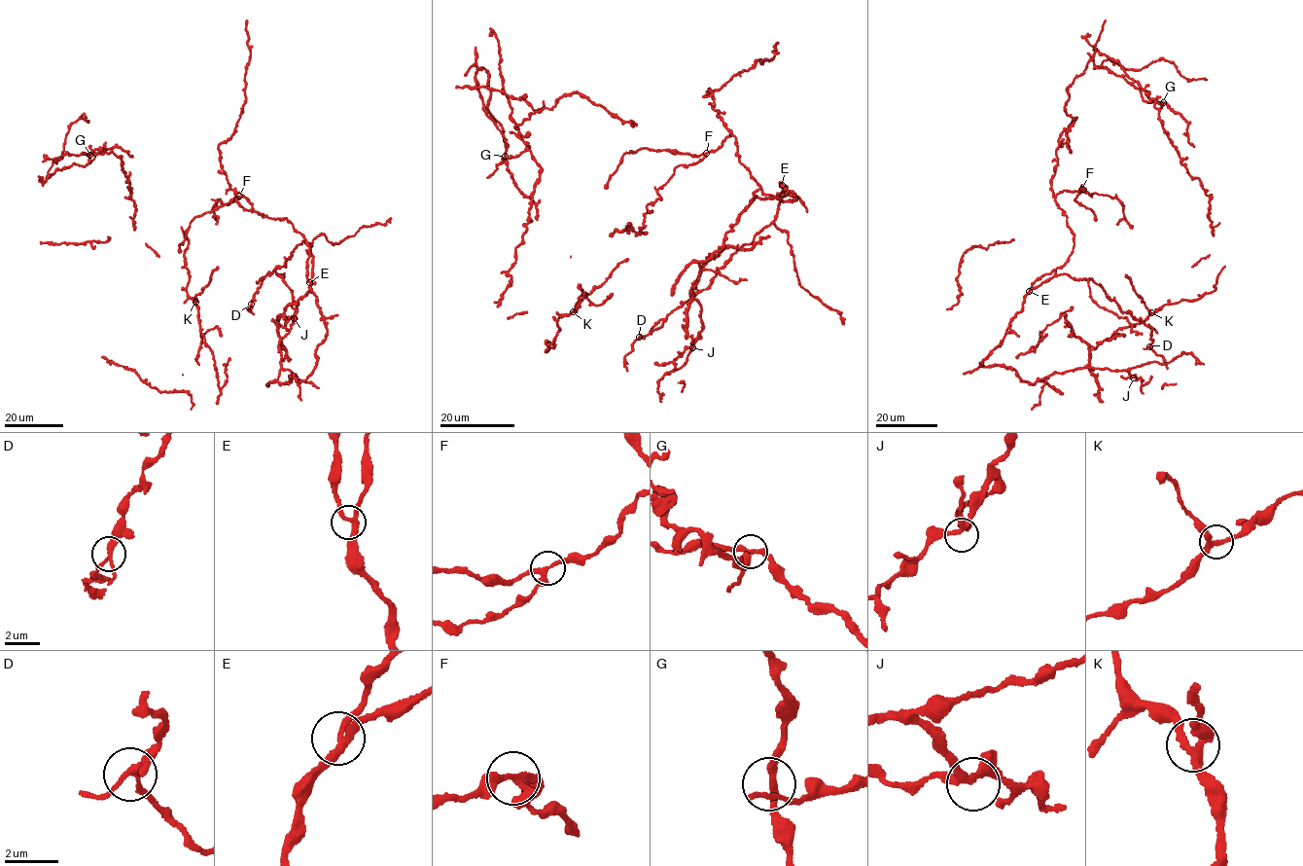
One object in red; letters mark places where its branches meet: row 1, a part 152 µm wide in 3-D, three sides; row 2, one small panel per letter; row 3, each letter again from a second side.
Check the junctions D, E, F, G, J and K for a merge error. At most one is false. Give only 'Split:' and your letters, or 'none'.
Split: none

